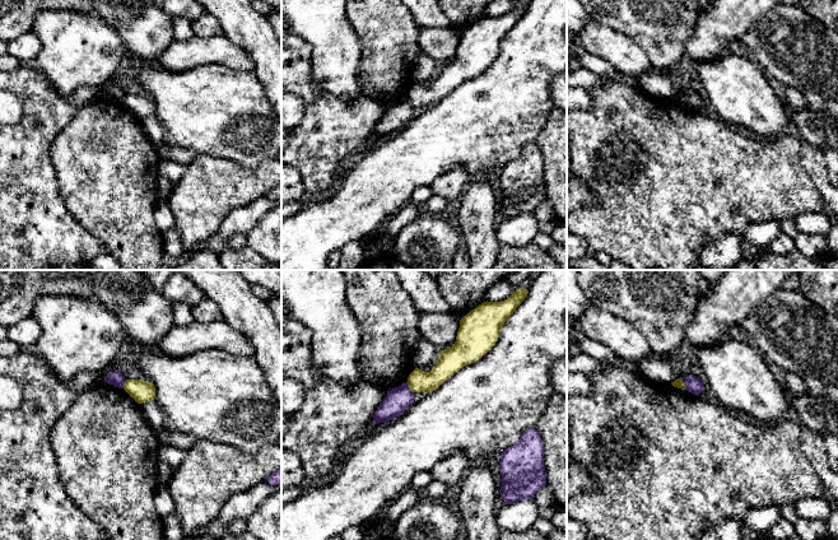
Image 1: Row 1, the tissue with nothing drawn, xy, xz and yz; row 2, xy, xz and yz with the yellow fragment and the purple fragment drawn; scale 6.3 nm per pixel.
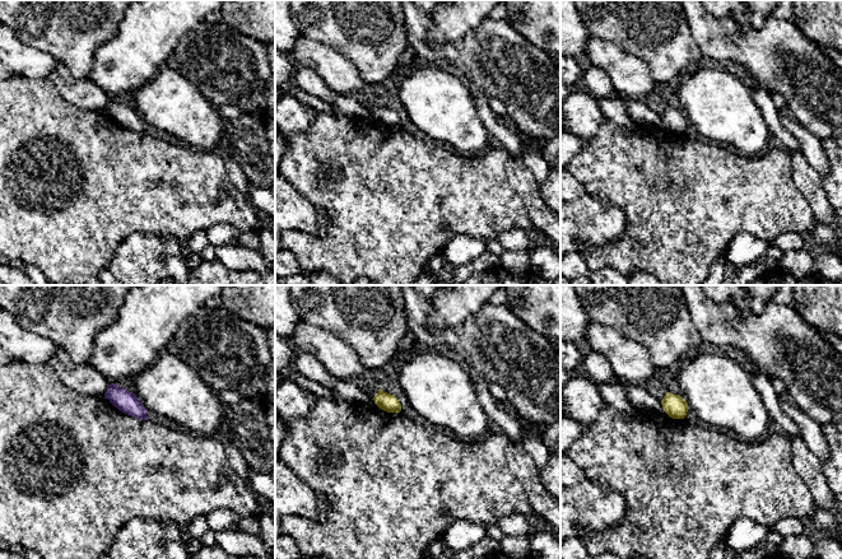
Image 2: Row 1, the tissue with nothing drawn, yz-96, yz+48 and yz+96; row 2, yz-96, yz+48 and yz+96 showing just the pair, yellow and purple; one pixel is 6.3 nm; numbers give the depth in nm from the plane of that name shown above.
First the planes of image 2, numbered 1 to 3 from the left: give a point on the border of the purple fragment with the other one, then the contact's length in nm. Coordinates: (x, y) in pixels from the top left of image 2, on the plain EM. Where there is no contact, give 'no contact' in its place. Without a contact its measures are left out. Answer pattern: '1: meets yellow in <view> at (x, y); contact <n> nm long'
1: no contact
2: no contact
3: no contact

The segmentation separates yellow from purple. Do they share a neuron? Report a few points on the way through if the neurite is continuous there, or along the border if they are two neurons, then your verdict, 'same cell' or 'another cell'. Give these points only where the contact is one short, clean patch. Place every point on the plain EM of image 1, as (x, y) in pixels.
along yz (680, 92), (687, 103) | another cell

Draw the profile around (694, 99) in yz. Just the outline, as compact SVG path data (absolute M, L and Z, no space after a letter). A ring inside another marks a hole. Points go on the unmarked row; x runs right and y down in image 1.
M688 90L688 92L680 92L686 102L686 106L699 111L702 106L704 106L704 99L699 92L695 90Z

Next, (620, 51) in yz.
M592 19L574 34L574 42L606 60L625 76L637 78L652 66L647 53L632 38Z

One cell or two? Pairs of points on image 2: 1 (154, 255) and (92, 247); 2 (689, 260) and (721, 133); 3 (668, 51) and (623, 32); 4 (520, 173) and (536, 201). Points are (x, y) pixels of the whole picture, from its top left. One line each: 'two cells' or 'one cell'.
1: two cells
2: two cells
3: one cell
4: one cell

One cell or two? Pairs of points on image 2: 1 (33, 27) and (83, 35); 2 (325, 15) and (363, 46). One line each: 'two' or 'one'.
1: one
2: one

